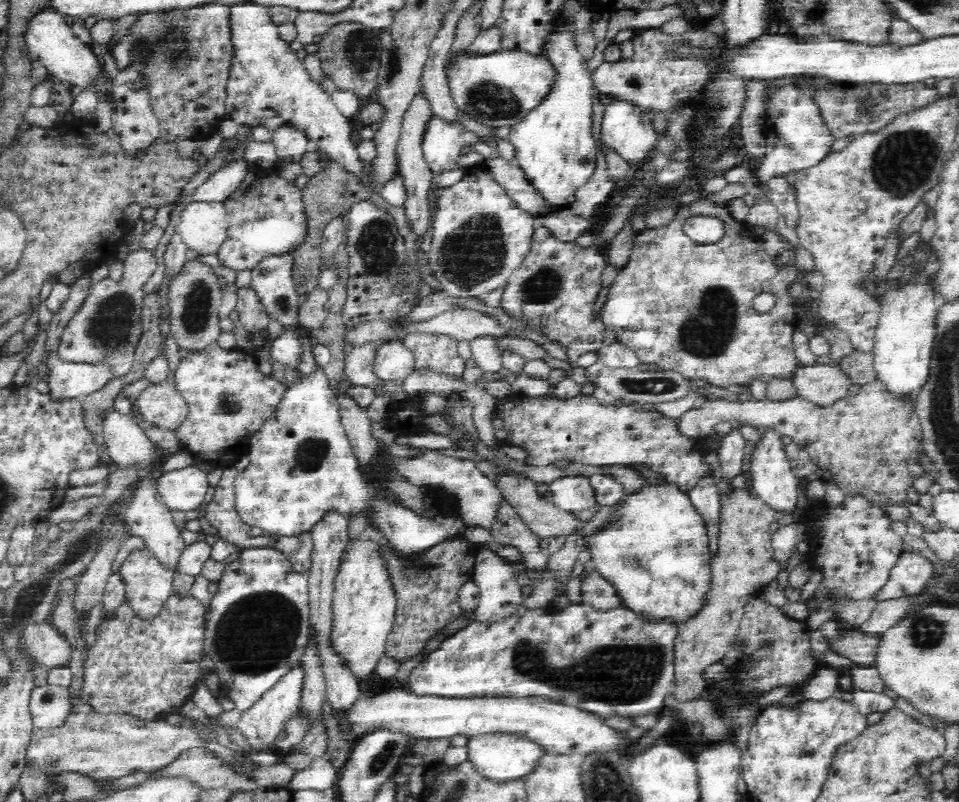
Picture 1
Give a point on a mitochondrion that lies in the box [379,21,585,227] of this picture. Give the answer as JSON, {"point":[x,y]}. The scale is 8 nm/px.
{"point":[488,101]}

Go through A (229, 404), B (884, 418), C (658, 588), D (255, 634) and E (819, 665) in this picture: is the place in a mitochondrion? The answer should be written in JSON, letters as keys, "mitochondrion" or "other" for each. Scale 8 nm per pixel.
{"A":"mitochondrion","B":"other","C":"other","D":"mitochondrion","E":"other"}

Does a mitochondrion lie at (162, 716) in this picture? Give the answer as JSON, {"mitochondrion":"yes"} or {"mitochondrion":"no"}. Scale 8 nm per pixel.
{"mitochondrion":"no"}

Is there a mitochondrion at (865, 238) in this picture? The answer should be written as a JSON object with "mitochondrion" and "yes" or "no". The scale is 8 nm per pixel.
{"mitochondrion":"no"}

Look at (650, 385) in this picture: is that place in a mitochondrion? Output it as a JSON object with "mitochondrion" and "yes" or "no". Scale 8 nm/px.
{"mitochondrion":"yes"}

